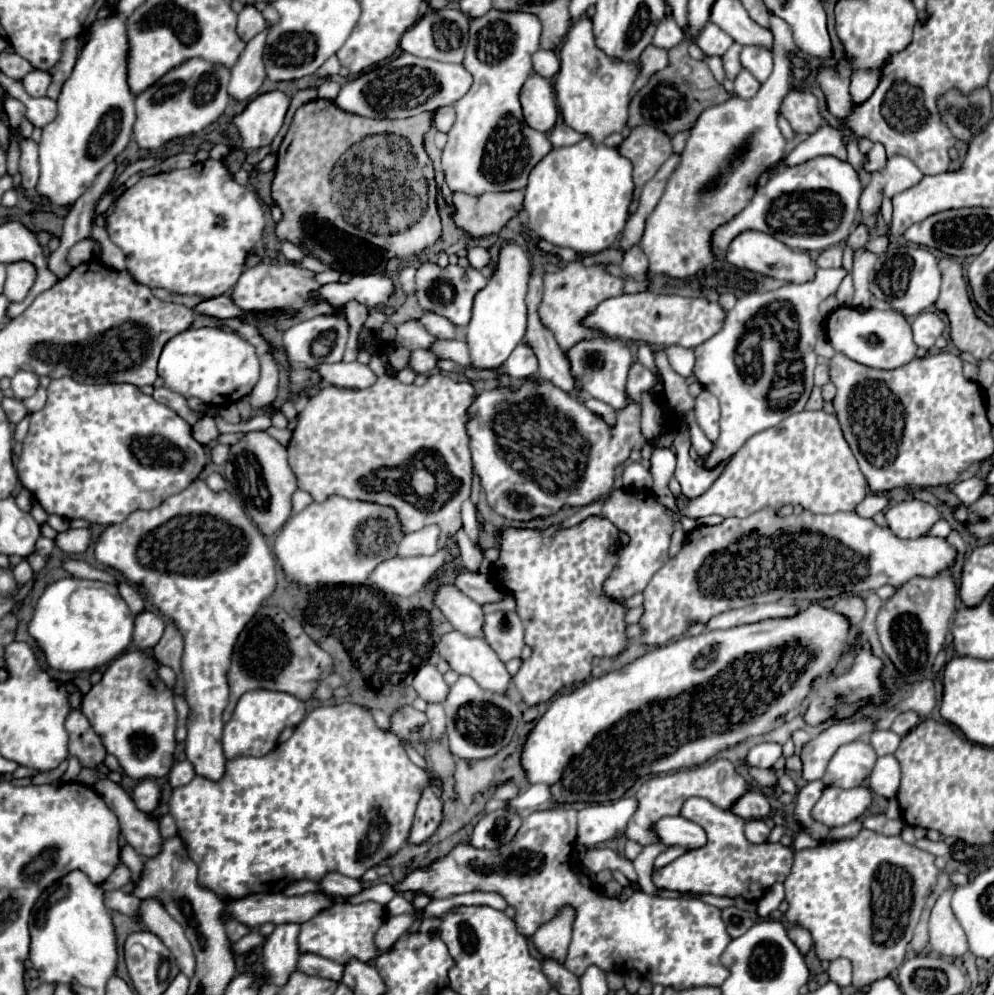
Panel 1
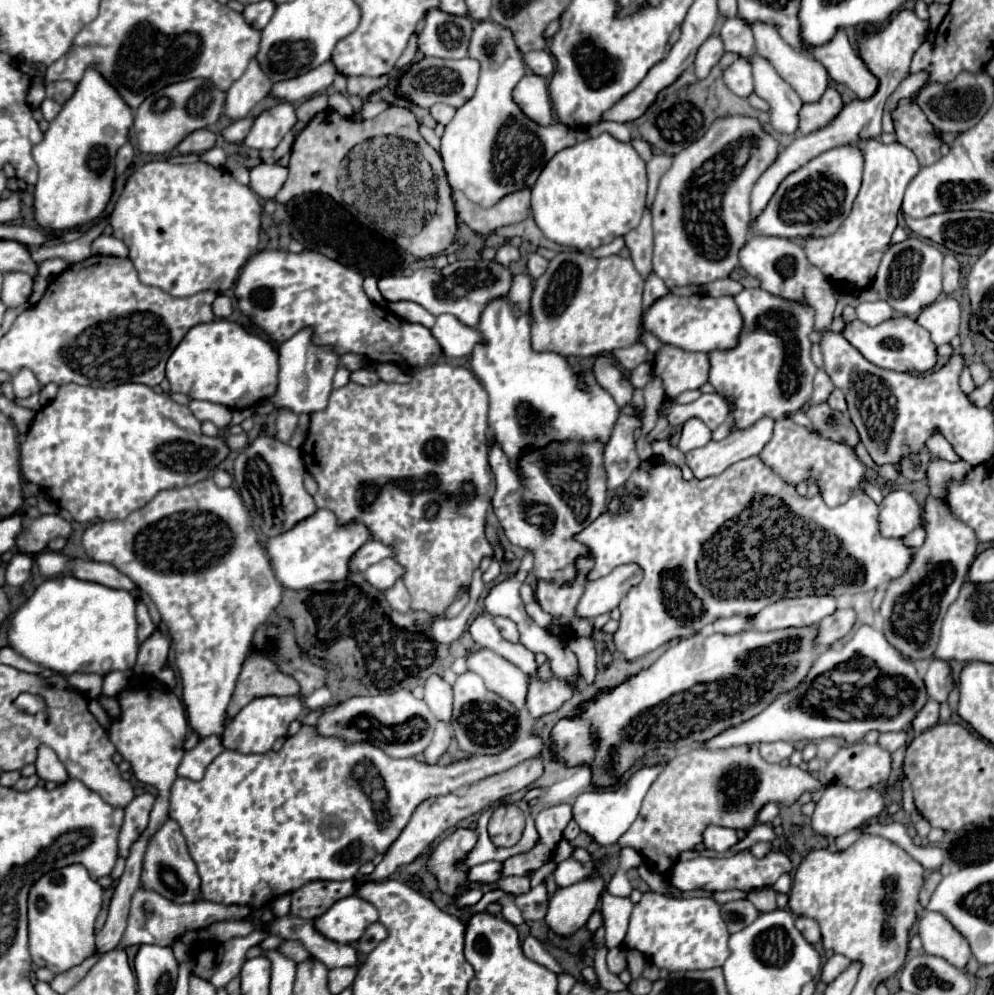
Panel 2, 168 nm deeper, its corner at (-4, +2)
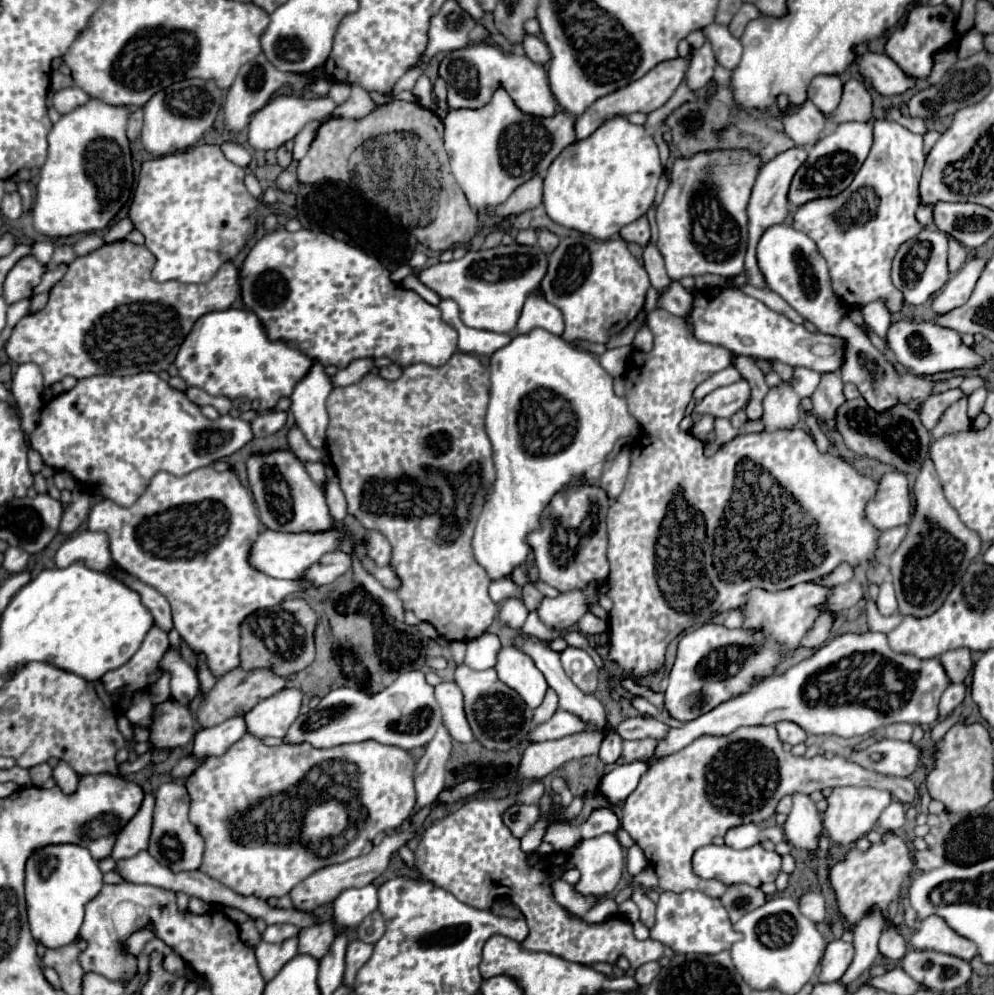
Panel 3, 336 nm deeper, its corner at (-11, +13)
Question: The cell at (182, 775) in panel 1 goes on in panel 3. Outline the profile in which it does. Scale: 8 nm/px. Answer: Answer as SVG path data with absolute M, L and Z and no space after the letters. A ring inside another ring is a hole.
M243 715L227 719L227 721L219 723L219 725L215 725L215 727L201 729L197 733L197 737L195 737L193 755L197 755L197 757L223 755L245 733L247 733L247 725L245 725L245 717Z

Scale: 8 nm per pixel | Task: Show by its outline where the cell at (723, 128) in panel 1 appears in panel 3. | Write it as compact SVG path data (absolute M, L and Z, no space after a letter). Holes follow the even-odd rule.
M747 151L699 153L693 159L677 159L669 171L671 185L657 207L659 241L671 279L705 273L733 279L743 271L747 249L747 201L759 171L759 157Z

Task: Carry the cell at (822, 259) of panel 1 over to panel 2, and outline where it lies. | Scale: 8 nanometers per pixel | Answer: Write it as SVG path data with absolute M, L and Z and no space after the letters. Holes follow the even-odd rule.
M868 140L862 144L864 148L864 182L860 194L854 202L852 214L838 228L836 234L824 240L806 240L806 256L808 260L820 268L830 280L836 282L838 288L844 284L850 288L866 288L878 268L882 254L888 250L890 236L898 222L898 212L902 204L902 196L910 180L920 172L920 164L912 150L904 148L898 142L882 144L880 140Z

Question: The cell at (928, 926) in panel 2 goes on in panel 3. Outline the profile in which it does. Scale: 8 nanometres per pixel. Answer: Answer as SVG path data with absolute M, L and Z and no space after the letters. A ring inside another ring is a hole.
M927 917L921 927L913 933L909 943L915 949L929 949L929 951L939 951L947 953L965 961L971 961L977 955L977 949L971 941L965 937L959 937L941 917Z

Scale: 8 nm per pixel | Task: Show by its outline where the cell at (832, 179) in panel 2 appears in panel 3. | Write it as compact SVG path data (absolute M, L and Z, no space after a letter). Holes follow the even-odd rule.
M847 121L835 125L825 137L821 137L807 155L807 161L799 167L799 171L793 177L789 201L793 205L803 205L803 201L811 201L815 197L833 197L835 193L841 193L847 189L847 185L853 181L855 173L867 159L867 153L871 149L873 141L873 125L871 123L857 123Z

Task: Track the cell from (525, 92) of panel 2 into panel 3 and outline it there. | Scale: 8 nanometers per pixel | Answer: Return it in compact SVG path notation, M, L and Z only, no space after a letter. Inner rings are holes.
M467 45L453 51L441 61L439 75L447 83L447 107L457 109L481 109L485 107L493 93L503 87L515 101L515 105L535 117L551 117L555 113L555 97L549 89L547 71L543 65L535 65L531 59L515 53L503 53L501 47L493 45Z

